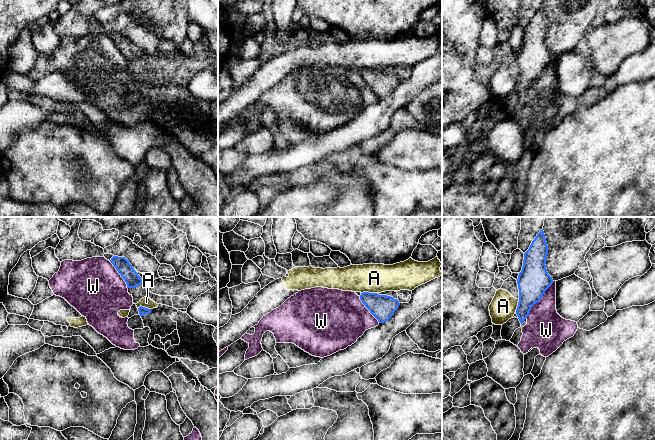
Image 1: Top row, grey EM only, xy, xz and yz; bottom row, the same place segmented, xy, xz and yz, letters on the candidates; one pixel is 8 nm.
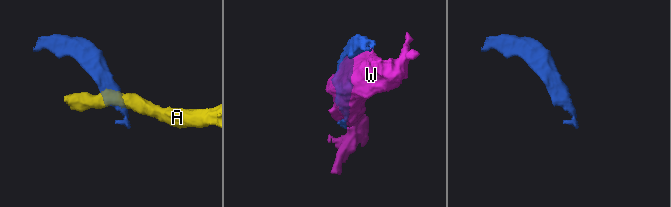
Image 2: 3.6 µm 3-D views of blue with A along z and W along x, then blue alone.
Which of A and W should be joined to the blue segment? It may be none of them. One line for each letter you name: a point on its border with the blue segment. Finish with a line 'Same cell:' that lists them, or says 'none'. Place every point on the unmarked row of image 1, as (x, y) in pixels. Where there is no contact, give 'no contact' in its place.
Same cell: none

